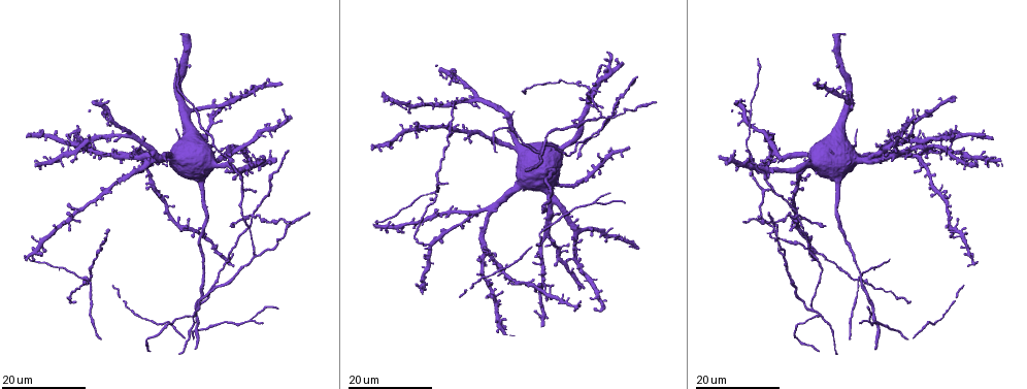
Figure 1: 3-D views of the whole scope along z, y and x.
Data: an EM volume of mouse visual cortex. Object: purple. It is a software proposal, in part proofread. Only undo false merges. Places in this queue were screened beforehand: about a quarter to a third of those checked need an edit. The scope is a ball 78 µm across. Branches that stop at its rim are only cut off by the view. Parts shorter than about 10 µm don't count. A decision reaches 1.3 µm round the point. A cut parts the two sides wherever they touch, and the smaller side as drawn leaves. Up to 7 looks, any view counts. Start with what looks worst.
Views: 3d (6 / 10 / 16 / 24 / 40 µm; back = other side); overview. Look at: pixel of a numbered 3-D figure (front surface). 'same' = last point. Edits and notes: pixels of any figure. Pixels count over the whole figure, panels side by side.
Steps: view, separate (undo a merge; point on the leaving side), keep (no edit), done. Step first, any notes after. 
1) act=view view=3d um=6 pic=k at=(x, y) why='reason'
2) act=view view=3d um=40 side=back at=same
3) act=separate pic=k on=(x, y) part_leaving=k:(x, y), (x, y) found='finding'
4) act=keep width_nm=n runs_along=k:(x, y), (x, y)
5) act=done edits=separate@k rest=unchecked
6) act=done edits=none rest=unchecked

act=view view=3d um=16 pic=1 at=(797, 216) why='four or more arms meet'

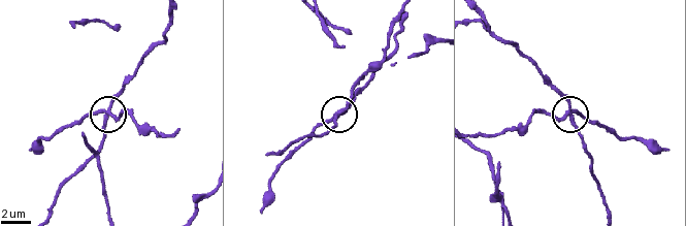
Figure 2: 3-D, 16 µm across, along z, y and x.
act=view view=3d um=10 pic=2 at=(113, 114) why='closer look'

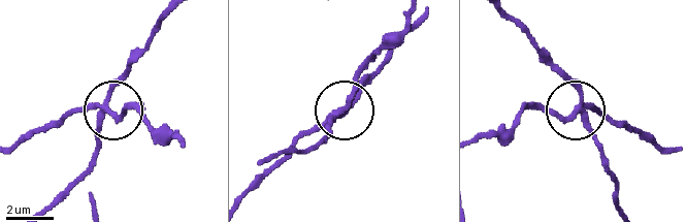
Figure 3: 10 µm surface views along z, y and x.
act=separate pic=3 on=(125, 112) arms=4 part_leaving=3:(104, 106), (112, 115), (138, 113), (180, 139) found='a second neuron is stuck on'

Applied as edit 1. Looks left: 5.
act=view view=overview why='see it whole again'

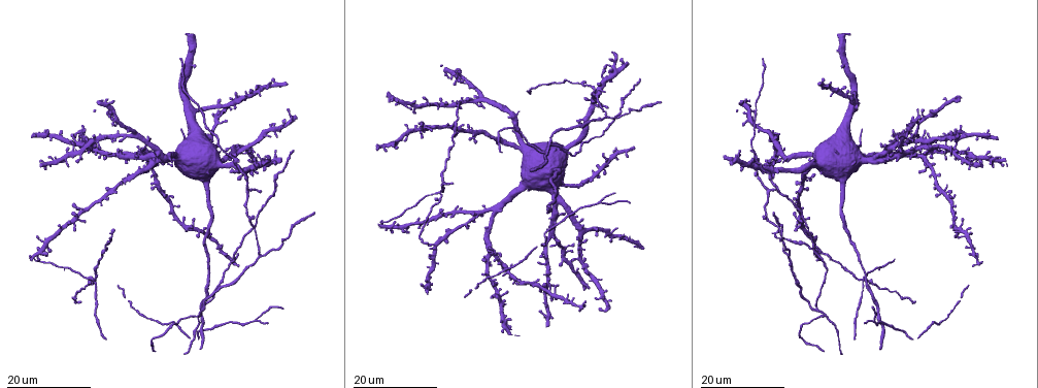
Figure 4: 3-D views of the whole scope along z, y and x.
act=view view=3d um=16 pic=4 at=(861, 281) why='four arms meet'

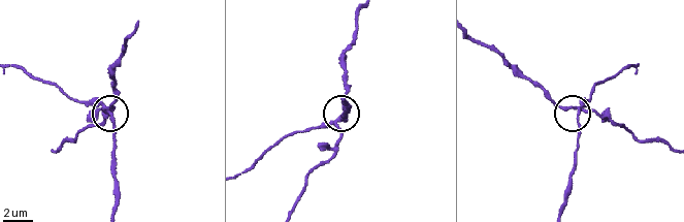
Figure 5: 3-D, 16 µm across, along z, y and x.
act=view view=3d um=6 pic=5 at=(579, 109) why='closer look'

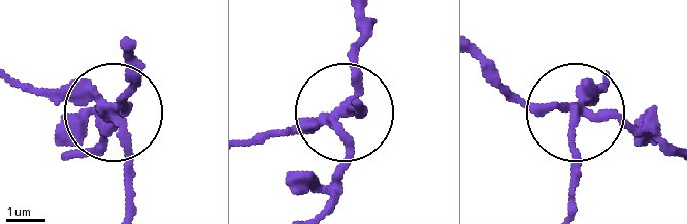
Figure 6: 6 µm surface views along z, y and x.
act=separate pic=6 on=(347, 167) side_arm_um=16 part_leaving=6:(342, 107), (359, 81), (359, 22) found='two neurons meet here'

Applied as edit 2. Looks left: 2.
act=done edits=separate@3,separate@6 rest=unchecked

